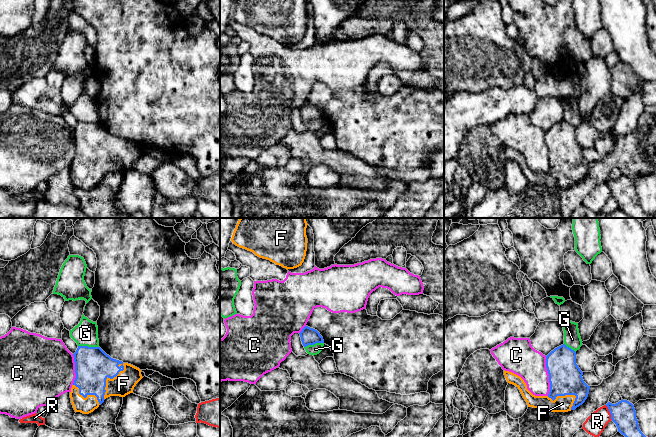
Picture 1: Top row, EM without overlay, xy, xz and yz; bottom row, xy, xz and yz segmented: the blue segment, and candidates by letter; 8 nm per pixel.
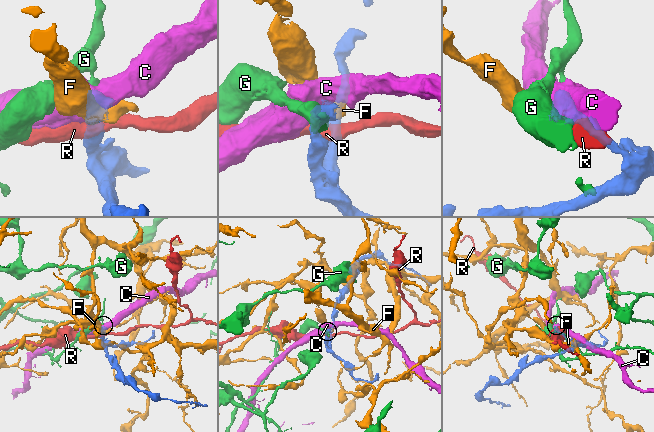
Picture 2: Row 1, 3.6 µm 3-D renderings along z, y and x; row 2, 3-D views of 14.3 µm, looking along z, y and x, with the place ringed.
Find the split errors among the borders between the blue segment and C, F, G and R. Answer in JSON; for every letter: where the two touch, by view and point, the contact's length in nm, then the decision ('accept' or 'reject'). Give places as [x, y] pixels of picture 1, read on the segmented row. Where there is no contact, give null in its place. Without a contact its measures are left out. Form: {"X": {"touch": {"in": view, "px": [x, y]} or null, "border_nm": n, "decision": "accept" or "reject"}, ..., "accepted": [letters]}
{"C": {"touch": {"in": "yz", "px": [549, 376]}, "border_nm": 320, "decision": "reject"}, "F": {"touch": {"in": "xy", "px": [106, 378]}, "border_nm": 340, "decision": "accept"}, "G": {"touch": {"in": "xy", "px": [87, 346]}, "border_nm": 170, "decision": "reject"}, "R": {"touch": {"in": "yz", "px": [609, 411]}, "border_nm": 130, "decision": "reject"}, "accepted": ["F"]}

